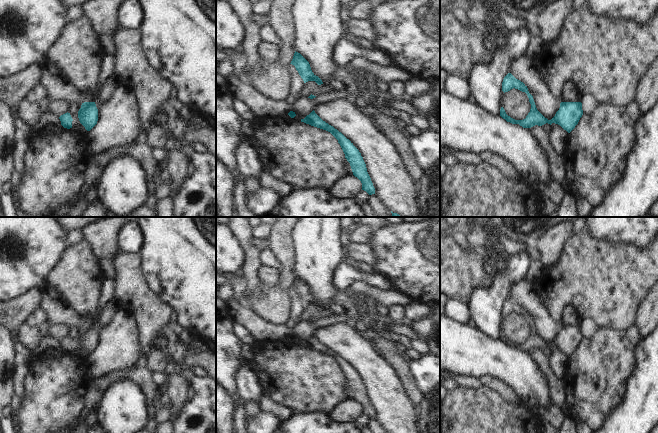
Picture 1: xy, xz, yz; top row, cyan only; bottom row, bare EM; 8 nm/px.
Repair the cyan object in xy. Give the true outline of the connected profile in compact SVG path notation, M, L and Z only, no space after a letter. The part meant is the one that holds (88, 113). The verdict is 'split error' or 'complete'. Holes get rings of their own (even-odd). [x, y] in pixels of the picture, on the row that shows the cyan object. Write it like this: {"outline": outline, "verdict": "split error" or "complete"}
{"outline": "M84 102L78 111L80 123L87 131L90 131L98 121L98 109L95 102Z", "verdict": "complete"}

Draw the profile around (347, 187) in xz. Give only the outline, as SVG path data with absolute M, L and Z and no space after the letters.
M345 175L328 189L331 196L340 199L355 198L356 194L362 190L361 181L355 176Z

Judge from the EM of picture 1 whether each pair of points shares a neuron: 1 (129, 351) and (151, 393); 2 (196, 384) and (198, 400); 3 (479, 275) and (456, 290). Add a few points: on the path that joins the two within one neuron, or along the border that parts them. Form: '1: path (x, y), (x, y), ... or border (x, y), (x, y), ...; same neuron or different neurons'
1: border (140, 362), (126, 369), (116, 369), (114, 371); different neurons
2: path (198, 388), (198, 396); same neuron
3: path (473, 275), (462, 284); same neuron

